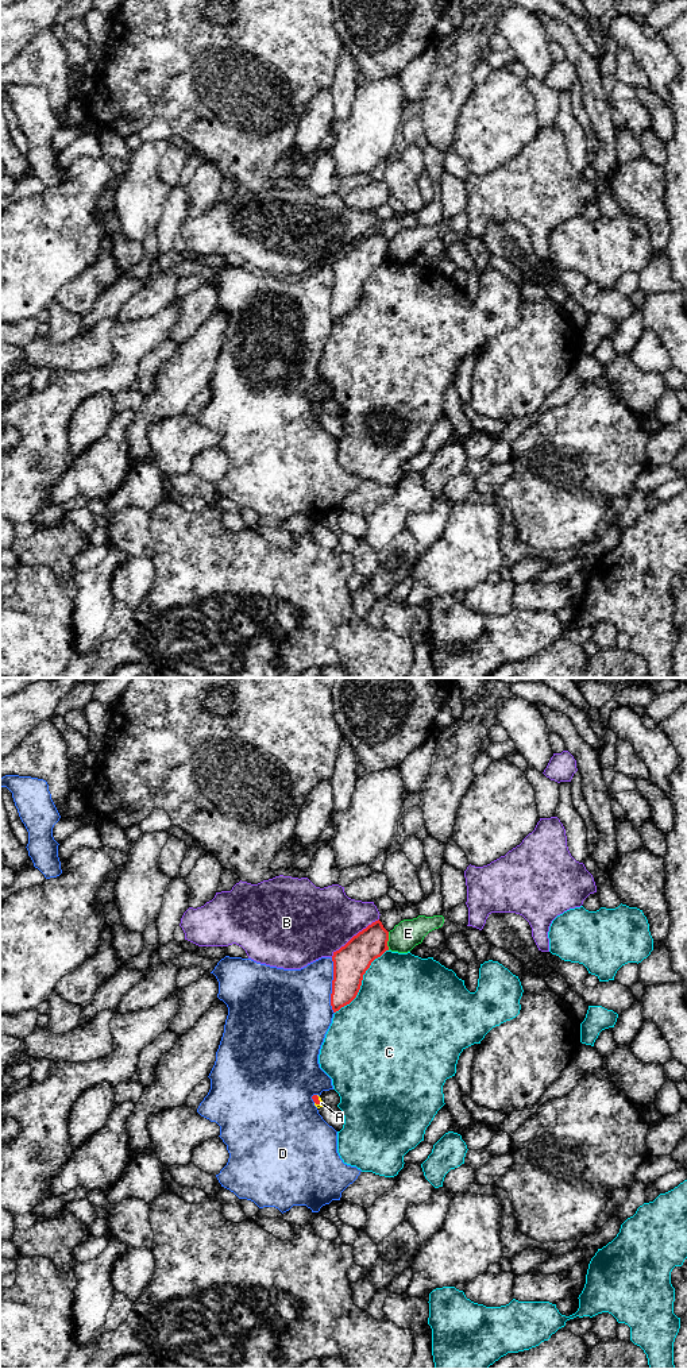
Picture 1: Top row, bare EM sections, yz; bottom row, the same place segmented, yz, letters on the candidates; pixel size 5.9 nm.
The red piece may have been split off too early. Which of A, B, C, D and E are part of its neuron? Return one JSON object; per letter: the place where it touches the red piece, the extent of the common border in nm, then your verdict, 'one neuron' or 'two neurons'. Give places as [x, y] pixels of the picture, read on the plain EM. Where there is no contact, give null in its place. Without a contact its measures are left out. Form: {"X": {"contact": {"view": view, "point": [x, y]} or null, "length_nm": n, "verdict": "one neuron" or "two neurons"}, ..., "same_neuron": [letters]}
{"A": {"contact": {"view": "yz", "point": [319, 409]}, "length_nm": 70, "verdict": "one neuron"}, "B": {"contact": {"view": "yz", "point": [354, 245]}, "length_nm": 360, "verdict": "two neurons"}, "C": {"contact": {"view": "yz", "point": [361, 290]}, "length_nm": 500, "verdict": "two neurons"}, "D": {"contact": {"view": "yz", "point": [332, 294]}, "length_nm": 340, "verdict": "two neurons"}, "E": {"contact": {"view": "yz", "point": [388, 249]}, "length_nm": 110, "verdict": "two neurons"}, "same_neuron": ["A"]}

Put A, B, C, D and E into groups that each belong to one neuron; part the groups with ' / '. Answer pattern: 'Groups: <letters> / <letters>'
Groups: A / B / C / D / E

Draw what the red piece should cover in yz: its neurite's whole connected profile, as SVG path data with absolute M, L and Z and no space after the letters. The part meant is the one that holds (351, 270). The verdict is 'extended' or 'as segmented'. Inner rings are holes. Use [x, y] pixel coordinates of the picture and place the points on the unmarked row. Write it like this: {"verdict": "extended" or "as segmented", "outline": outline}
{"verdict": "as segmented", "outline": "M378 228L333 261L333 289L331 315L333 321L350 313L358 304L363 284L371 271L386 259L389 240Z"}

